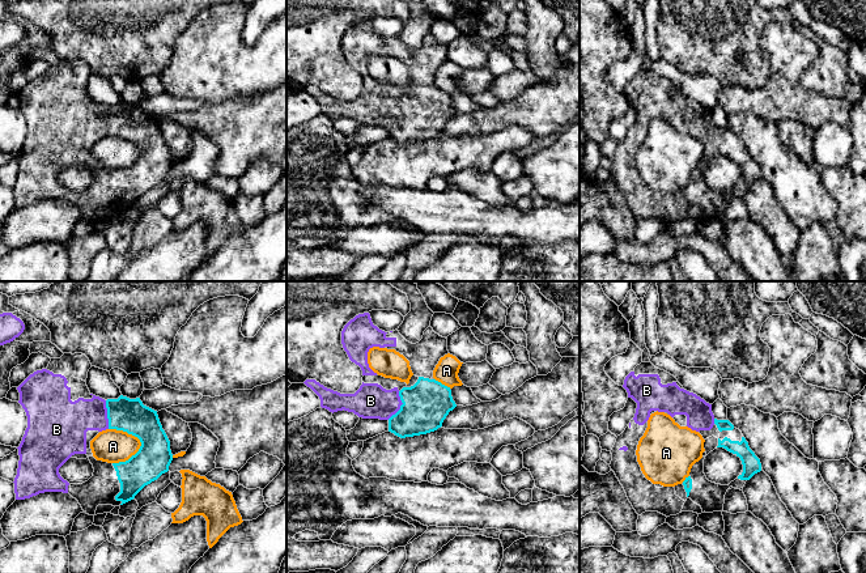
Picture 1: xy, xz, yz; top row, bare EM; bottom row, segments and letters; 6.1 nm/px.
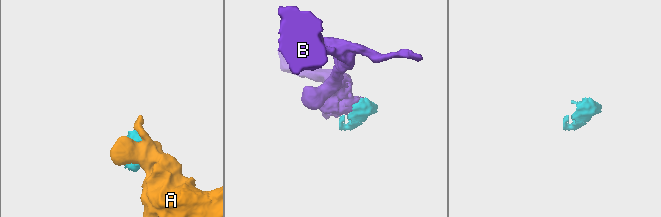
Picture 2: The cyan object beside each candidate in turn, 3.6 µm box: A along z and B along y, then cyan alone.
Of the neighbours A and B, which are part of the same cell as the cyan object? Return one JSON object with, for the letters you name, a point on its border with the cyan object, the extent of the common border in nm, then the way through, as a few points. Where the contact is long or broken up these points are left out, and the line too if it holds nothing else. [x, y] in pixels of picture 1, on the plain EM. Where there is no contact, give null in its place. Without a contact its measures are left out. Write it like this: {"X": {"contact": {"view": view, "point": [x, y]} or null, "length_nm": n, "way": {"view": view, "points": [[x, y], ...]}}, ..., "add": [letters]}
{"B": {"contact": {"view": "xz", "point": [400, 113]}, "length_nm": 190}, "add": ["B"]}

